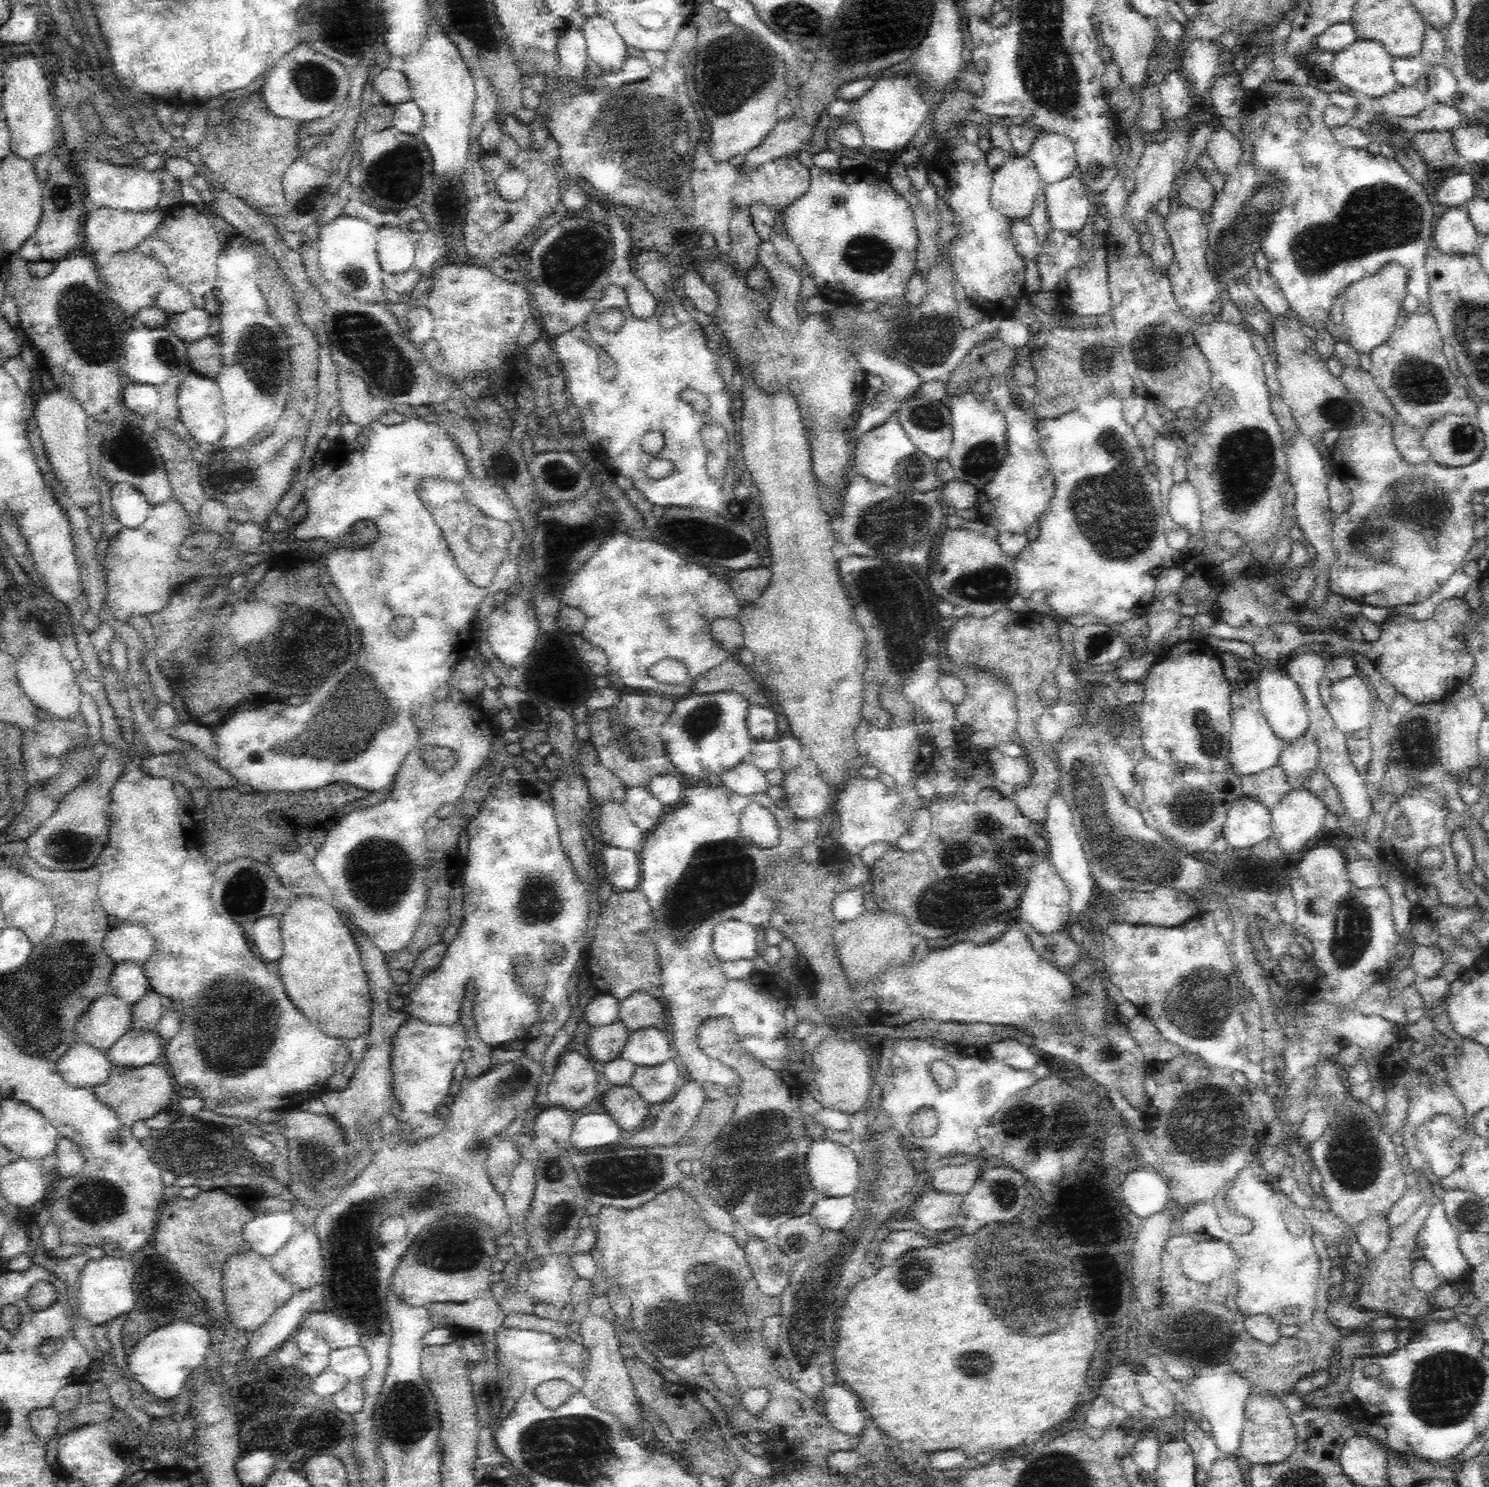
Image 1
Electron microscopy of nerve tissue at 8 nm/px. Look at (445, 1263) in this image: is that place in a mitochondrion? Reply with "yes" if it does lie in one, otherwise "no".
yes

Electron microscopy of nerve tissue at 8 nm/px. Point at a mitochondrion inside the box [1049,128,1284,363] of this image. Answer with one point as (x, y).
(1264, 206)

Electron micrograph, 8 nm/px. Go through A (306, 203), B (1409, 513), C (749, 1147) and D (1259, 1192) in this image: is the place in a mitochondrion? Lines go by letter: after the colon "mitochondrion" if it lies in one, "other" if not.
A: mitochondrion
B: mitochondrion
C: mitochondrion
D: other

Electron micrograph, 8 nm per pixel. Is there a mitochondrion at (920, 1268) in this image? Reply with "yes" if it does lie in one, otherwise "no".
yes

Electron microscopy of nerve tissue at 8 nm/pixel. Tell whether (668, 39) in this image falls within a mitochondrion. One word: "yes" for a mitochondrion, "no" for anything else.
no

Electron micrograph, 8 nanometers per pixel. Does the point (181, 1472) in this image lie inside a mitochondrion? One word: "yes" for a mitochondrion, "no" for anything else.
no

